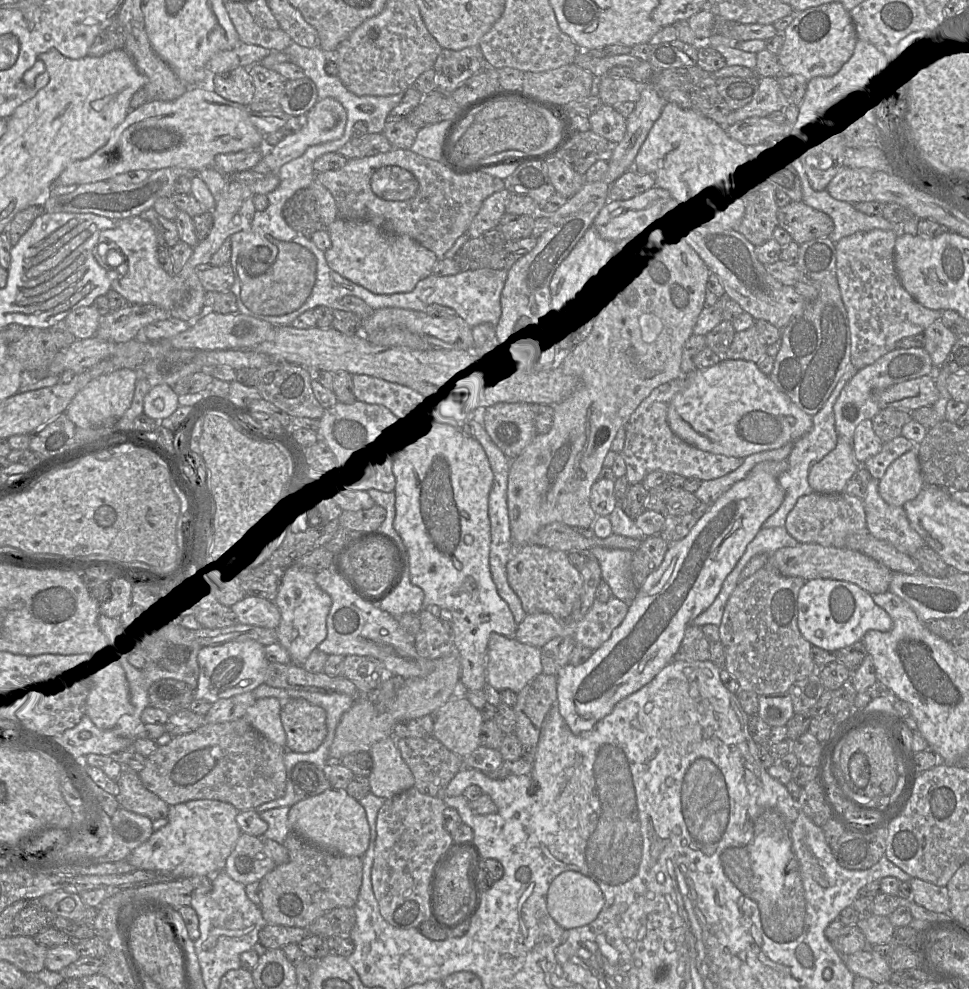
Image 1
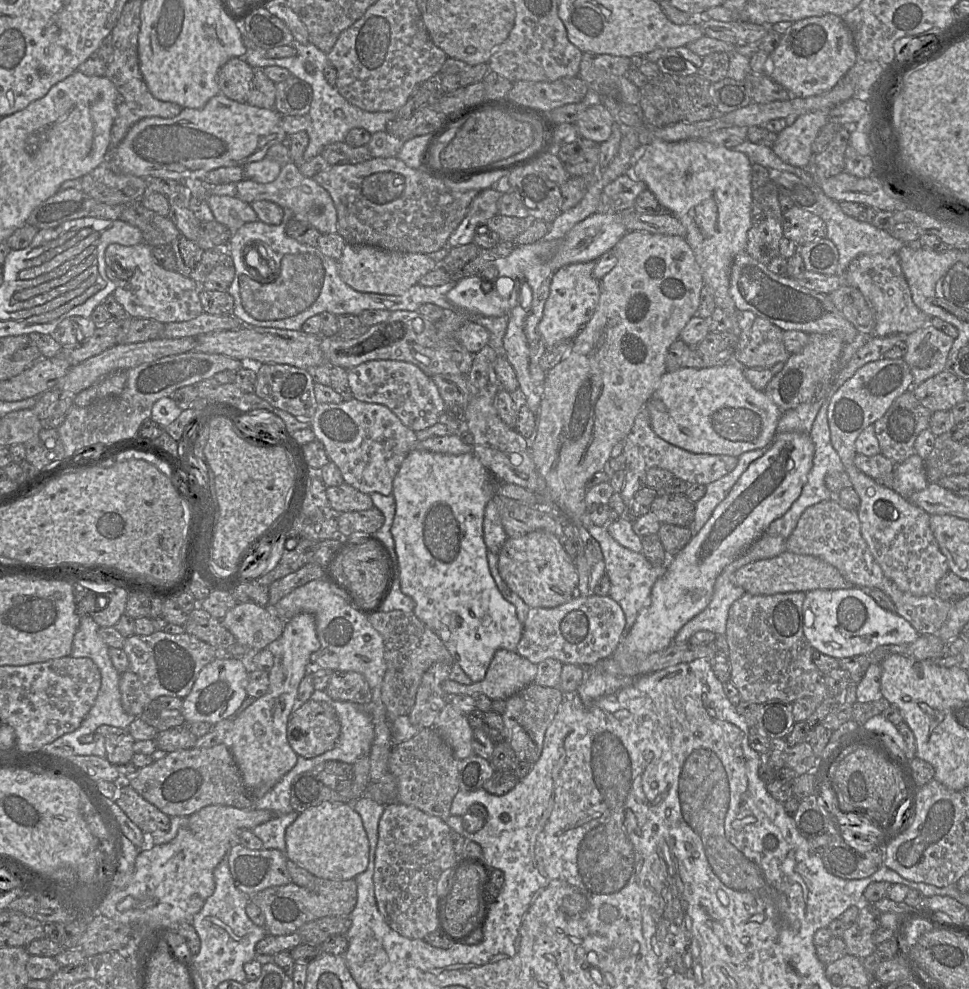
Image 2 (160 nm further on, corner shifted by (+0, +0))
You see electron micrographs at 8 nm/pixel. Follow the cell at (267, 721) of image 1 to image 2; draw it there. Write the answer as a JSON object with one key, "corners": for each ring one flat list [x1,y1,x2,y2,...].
{"corners":[[300,613,287,621,274,645,274,665,269,672,267,693,234,718,232,727,224,737,223,743,231,751,243,783,254,799,265,795,297,762,298,755,287,738,288,720,294,710,299,685,310,671,310,657,319,648,312,614]]}

